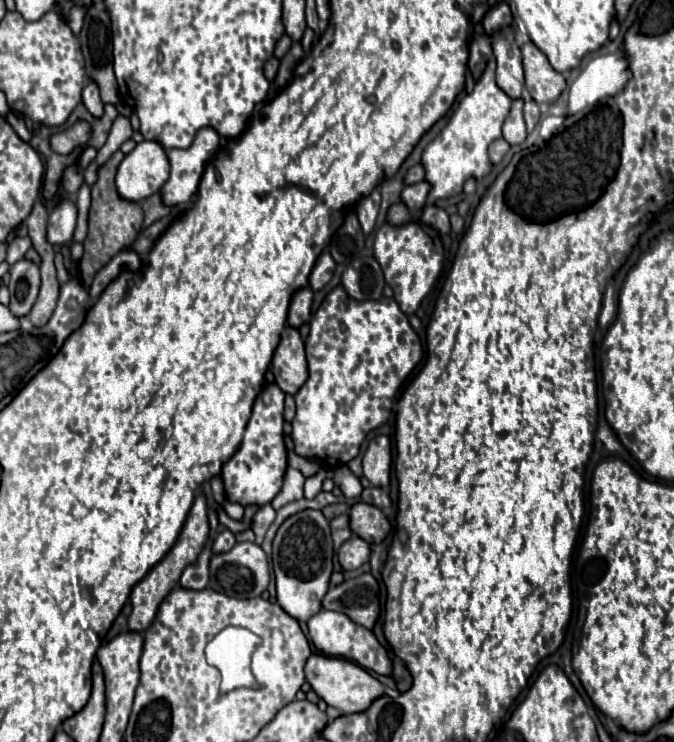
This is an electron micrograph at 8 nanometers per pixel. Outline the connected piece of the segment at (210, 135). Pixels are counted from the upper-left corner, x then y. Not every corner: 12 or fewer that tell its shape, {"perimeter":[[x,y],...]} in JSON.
{"perimeter":[[203,127],[191,147],[167,151],[171,175],[161,187],[165,205],[197,193],[205,163],[219,147]]}

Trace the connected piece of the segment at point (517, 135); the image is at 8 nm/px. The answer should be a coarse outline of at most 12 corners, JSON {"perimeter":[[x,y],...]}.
{"perimeter":[[515,99],[503,123],[509,145],[525,141],[523,101]]}

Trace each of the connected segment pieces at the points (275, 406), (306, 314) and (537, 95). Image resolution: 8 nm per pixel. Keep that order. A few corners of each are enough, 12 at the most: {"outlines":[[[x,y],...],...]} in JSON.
{"outlines":[[[265,385],[241,449],[223,465],[225,497],[267,505],[287,469],[283,399]],[[299,289],[289,307],[287,323],[301,327],[309,323],[313,291]],[[529,41],[525,87],[537,103],[553,103],[567,83]]]}

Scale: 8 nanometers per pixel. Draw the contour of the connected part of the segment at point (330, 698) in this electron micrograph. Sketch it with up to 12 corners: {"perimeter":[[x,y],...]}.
{"perimeter":[[311,653],[305,677],[319,699],[343,713],[385,693],[357,663]]}

